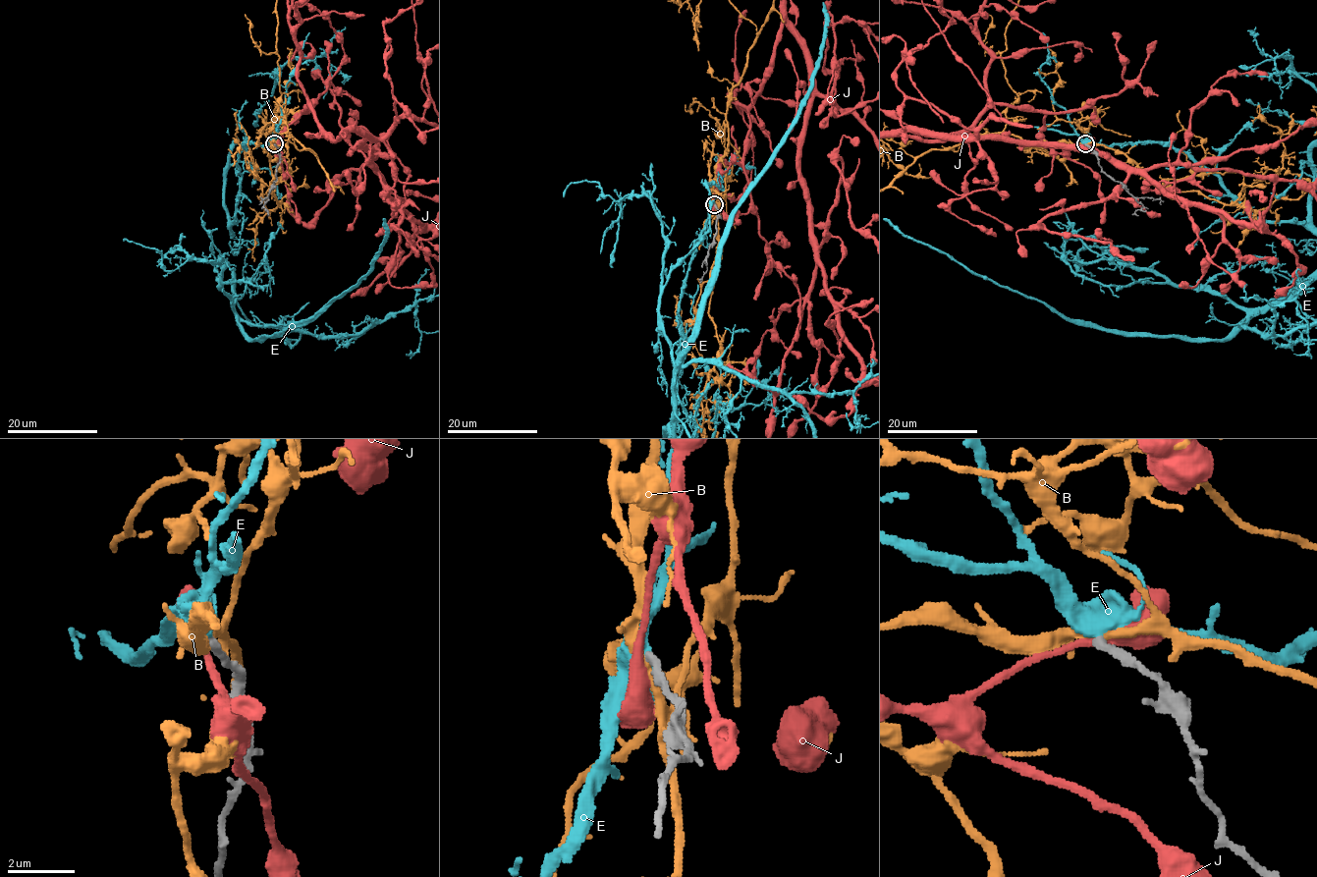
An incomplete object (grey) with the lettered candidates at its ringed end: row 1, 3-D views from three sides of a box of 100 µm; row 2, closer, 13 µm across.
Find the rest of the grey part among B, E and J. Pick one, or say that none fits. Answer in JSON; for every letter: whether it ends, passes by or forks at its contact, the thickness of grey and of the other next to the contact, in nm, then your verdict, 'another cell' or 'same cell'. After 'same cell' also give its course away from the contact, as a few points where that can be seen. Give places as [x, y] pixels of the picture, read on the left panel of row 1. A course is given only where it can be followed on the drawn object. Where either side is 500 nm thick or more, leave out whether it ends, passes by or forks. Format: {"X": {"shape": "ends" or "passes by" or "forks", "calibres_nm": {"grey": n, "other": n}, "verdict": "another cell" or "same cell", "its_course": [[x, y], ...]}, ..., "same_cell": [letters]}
{"B": {"shape": "passes by", "calibres_nm": {"grey": 280, "other": 260}, "verdict": "another cell"}, "E": {"shape": "passes by", "calibres_nm": {"grey": 280, "other": 480}, "verdict": "same cell"}, "J": {"shape": "passes by", "calibres_nm": {"grey": 280, "other": 360}, "verdict": "another cell"}, "same_cell": ["E"]}

